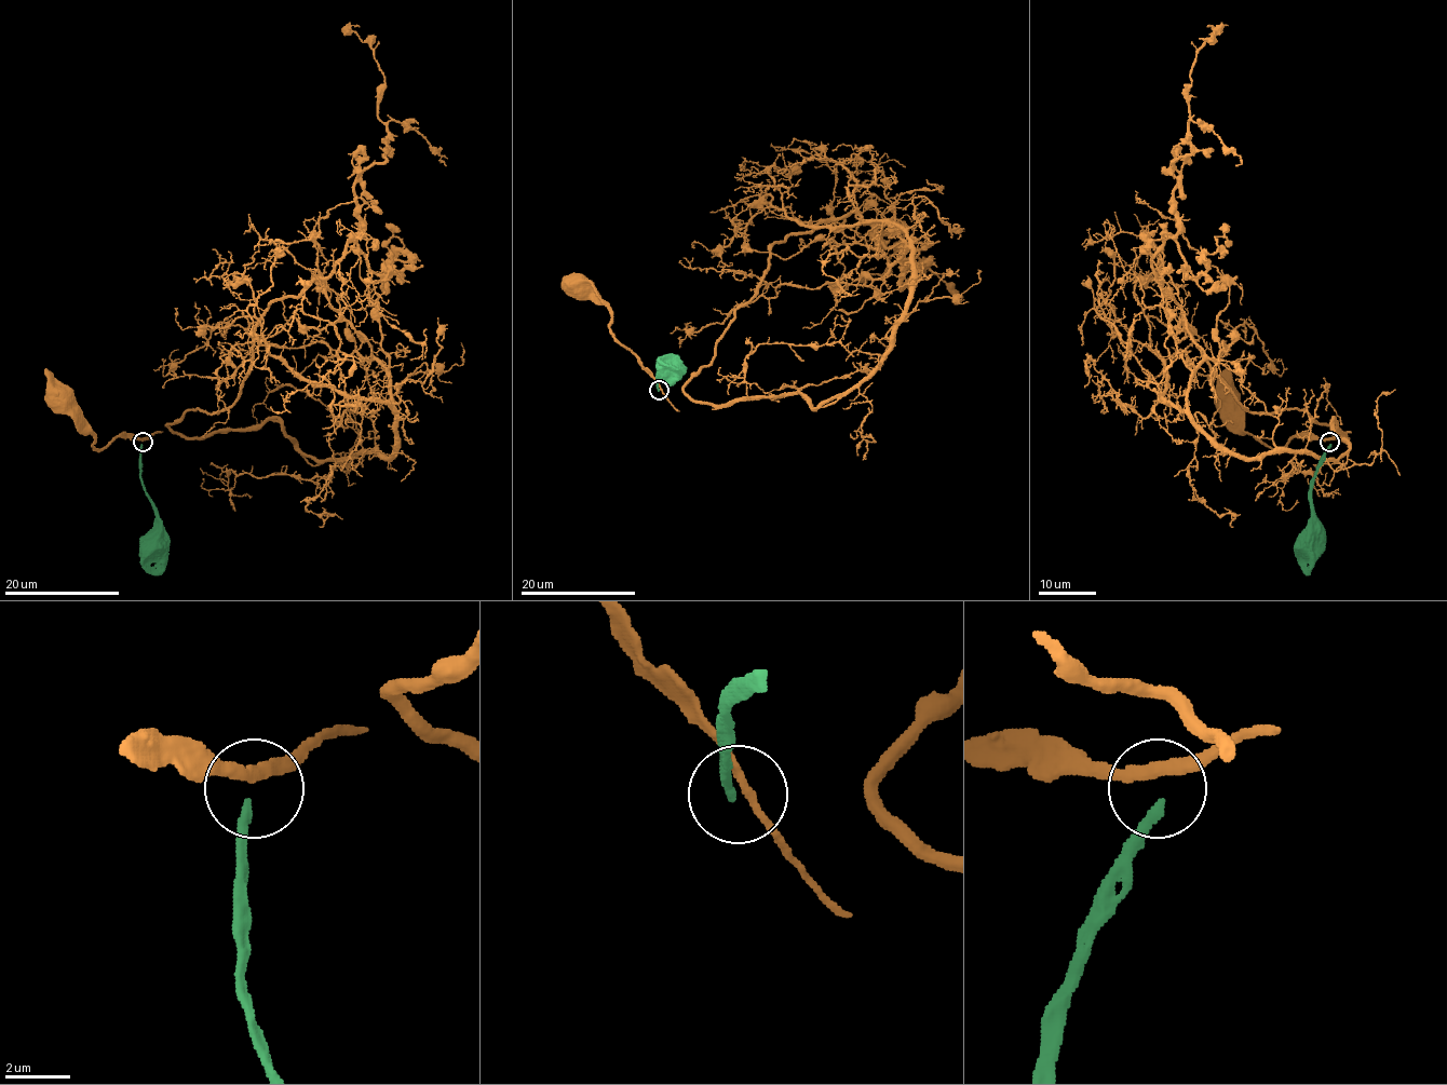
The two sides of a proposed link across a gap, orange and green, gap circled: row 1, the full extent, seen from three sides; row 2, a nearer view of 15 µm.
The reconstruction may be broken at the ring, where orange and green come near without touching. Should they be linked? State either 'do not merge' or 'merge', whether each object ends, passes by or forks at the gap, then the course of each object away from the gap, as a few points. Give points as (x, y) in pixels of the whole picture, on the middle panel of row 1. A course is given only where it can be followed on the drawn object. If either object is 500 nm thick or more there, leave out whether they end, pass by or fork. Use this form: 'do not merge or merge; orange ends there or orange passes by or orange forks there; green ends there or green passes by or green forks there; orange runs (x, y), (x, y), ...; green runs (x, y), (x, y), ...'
do not merge; orange passes by; green ends there; orange runs (660, 390), (659, 382), (613, 333), (609, 304), (592, 285), (580, 276), (577, 280); green runs (659, 390), (658, 376), (662, 371), (675, 376), (668, 369)

